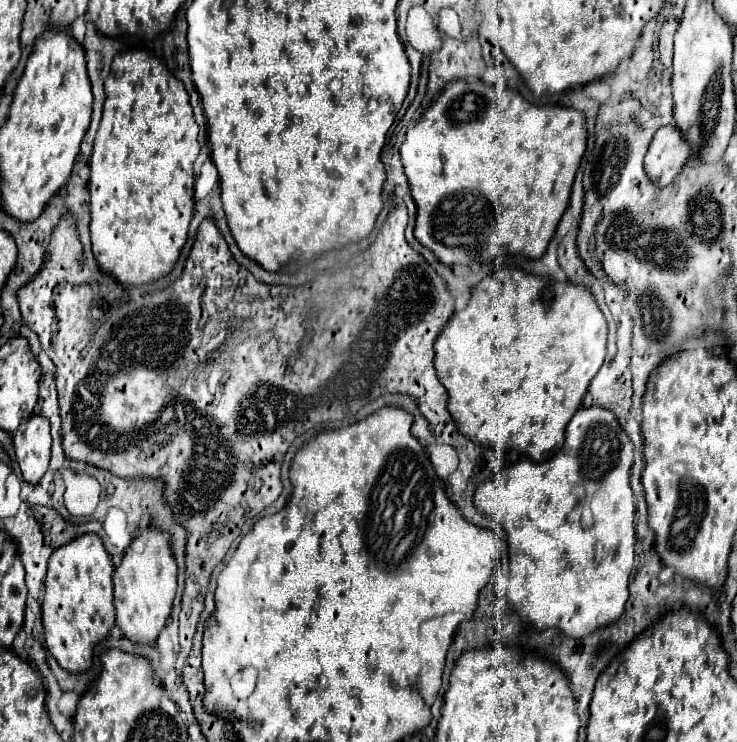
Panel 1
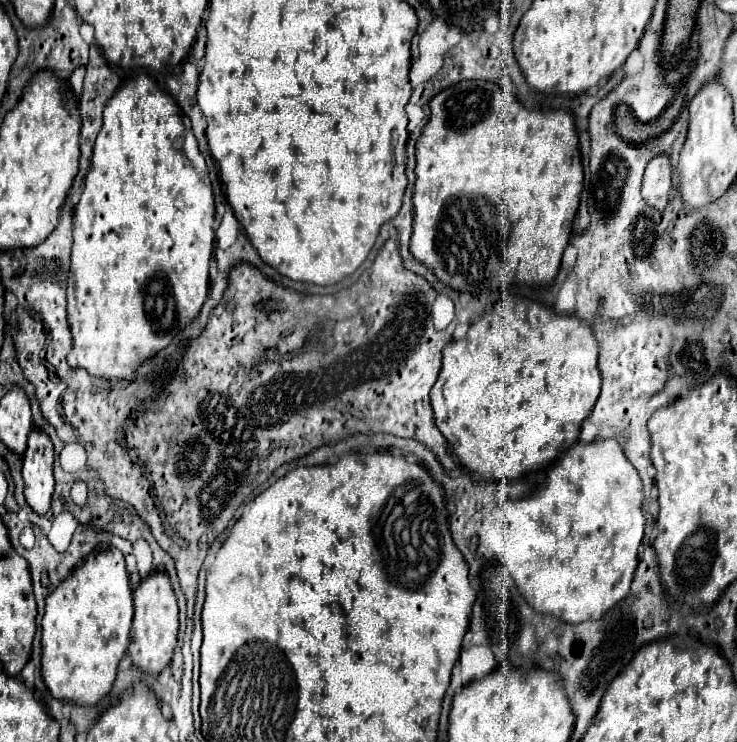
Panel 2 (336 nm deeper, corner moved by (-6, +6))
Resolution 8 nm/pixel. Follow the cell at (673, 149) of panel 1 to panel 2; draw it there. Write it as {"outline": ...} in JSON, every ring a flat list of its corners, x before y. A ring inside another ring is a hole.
{"outline":[[657,154,651,158,651,162,645,168,643,176,643,198,649,206,663,210,669,202,669,192,671,192,671,160,665,154]]}

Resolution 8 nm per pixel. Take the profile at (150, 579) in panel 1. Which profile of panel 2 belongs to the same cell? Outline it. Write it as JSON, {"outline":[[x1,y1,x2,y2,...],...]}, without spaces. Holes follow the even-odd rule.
{"outline":[[165,572,149,574,141,580,141,584,133,590,133,626,131,626,131,640,129,640,129,654,133,660,133,666,149,672,159,674,173,658,173,650,177,644,177,598,171,590,169,576]]}

